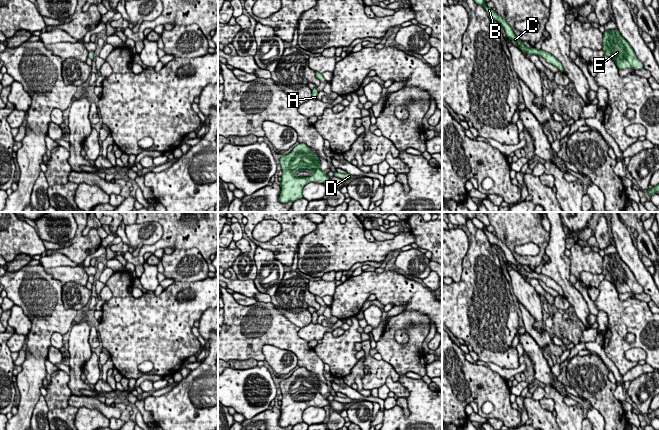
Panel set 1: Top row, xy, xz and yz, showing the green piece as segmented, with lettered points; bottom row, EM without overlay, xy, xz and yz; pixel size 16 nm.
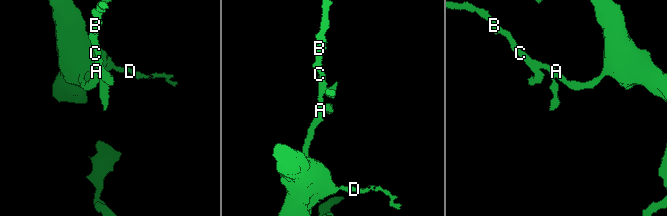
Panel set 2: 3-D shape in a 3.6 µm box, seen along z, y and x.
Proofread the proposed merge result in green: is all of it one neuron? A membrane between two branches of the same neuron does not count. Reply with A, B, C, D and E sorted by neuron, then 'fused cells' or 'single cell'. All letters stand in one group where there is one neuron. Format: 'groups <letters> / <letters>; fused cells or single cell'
groups A B C D E; single cell

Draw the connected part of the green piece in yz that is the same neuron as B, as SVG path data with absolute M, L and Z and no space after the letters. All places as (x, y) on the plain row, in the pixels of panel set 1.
M468 218L471 219L473 224L480 230L482 230L491 245L495 244L498 245L502 251L505 254L506 260L509 261L514 267L518 268L521 272L521 275L524 276L525 278L528 279L538 279L538 280L542 280L546 286L554 289L555 291L557 291L559 293L560 296L565 297L565 294L562 290L562 288L550 277L541 274L538 274L537 272L533 271L533 272L527 272L522 266L521 264L514 258L512 252L510 251L510 249L506 246L506 244L504 242L502 242L500 239L498 239L495 235L492 234L492 232L489 232L485 229L485 225L483 224L483 222L481 222L479 219L475 218Z

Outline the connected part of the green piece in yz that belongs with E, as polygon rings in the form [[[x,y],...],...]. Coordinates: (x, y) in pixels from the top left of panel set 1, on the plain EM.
[[[618,253],[605,254],[603,257],[603,274],[605,280],[615,285],[619,294],[634,292],[643,292],[641,285],[635,281],[635,276]]]

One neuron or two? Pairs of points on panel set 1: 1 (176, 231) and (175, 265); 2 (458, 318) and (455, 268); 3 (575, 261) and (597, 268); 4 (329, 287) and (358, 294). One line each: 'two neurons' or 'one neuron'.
1: two neurons
2: two neurons
3: one neuron
4: two neurons

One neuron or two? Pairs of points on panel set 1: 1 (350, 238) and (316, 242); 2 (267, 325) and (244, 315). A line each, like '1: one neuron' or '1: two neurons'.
1: one neuron
2: one neuron

